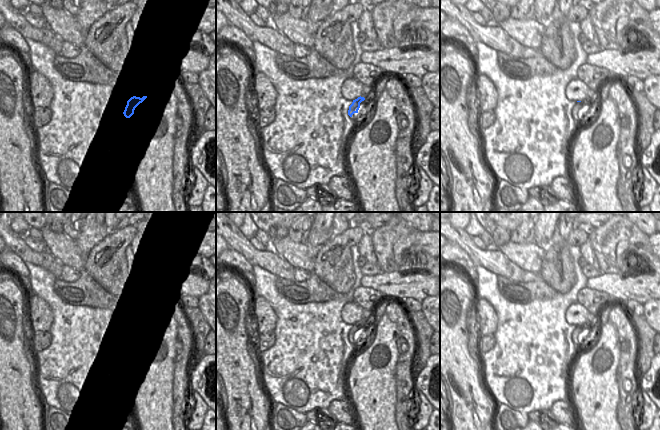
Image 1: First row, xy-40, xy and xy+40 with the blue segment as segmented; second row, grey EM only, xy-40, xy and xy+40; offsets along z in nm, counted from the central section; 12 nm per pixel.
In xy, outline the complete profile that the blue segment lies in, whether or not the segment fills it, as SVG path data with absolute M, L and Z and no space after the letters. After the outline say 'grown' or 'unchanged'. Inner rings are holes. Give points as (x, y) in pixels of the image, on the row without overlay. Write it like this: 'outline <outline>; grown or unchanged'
outline M358 321L353 324L352 328L349 330L348 339L352 342L356 342L358 340L358 334L362 330L366 330L364 321Z; grown

